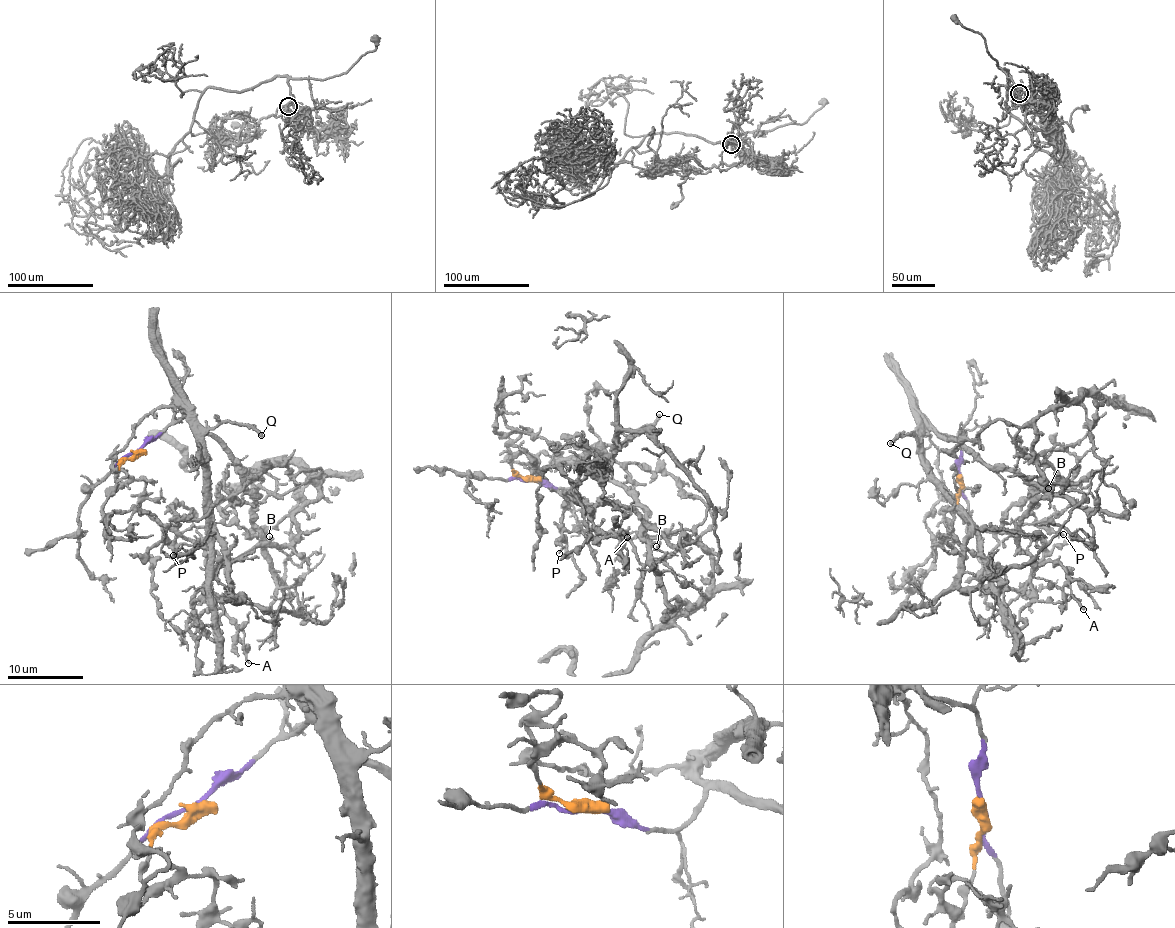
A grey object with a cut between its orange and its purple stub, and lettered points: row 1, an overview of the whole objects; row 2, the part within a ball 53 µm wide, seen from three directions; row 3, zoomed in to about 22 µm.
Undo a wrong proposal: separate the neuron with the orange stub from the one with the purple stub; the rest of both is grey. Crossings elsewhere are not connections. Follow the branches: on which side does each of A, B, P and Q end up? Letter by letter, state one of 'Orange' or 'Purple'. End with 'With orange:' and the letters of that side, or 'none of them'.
A: Orange
B: Purple
P: Orange
Q: Purple
With orange: A, P

